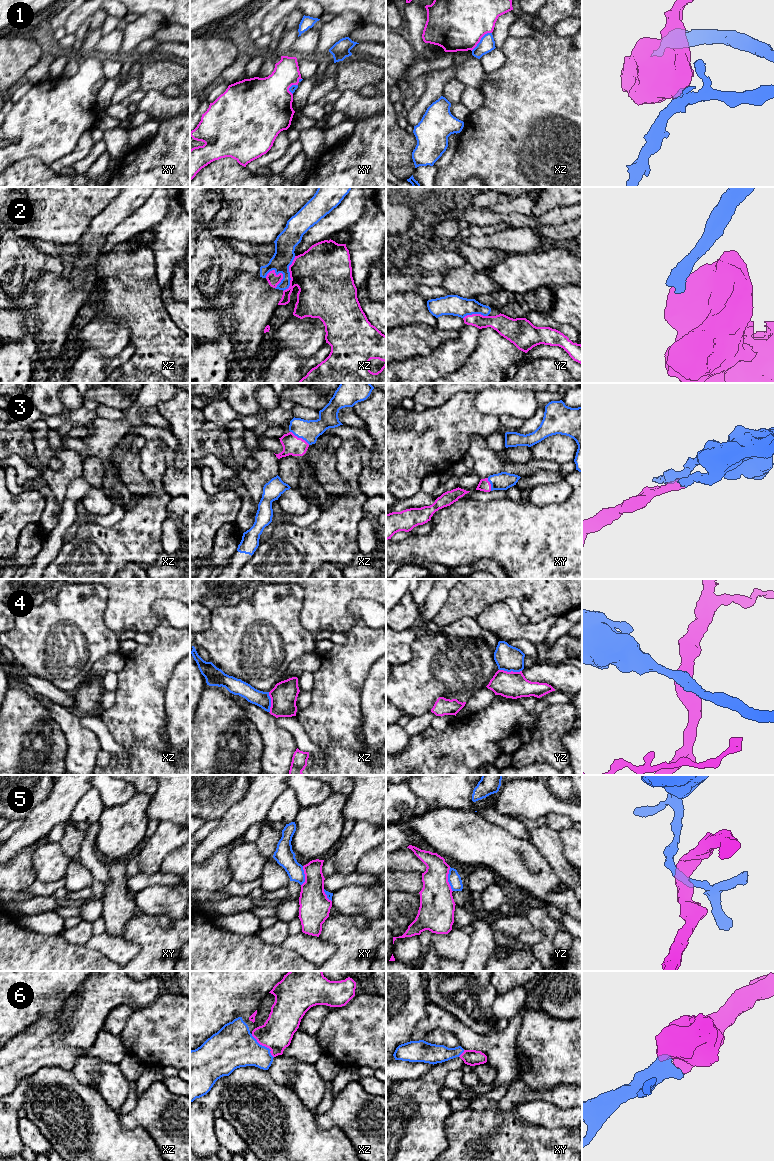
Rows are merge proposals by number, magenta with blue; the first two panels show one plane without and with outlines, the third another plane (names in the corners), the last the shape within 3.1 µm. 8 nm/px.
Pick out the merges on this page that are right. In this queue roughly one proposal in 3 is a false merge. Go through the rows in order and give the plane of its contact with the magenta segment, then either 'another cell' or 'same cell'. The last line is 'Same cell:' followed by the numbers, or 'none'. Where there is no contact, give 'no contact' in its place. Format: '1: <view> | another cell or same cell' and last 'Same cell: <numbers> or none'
1: xz | another cell
2: xz | another cell
3: xz | same cell
4: yz | another cell
5: yz | another cell
6: xz | same cell
Same cell: 3, 6

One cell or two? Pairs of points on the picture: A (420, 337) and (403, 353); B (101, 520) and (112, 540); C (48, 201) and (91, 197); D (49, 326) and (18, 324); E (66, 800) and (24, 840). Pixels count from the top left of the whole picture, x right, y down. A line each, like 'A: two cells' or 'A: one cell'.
A: one cell
B: two cells
C: one cell
D: two cells
E: one cell

